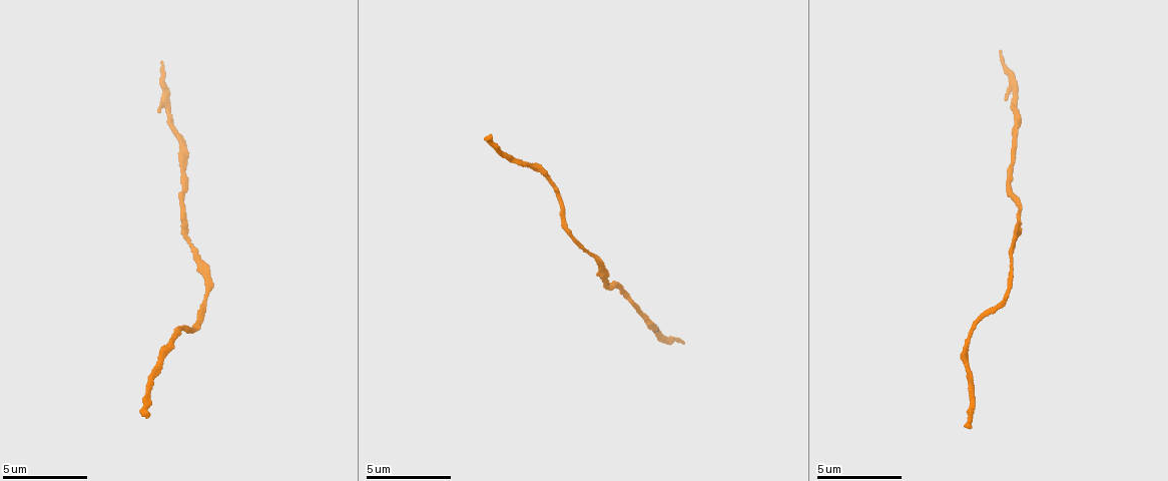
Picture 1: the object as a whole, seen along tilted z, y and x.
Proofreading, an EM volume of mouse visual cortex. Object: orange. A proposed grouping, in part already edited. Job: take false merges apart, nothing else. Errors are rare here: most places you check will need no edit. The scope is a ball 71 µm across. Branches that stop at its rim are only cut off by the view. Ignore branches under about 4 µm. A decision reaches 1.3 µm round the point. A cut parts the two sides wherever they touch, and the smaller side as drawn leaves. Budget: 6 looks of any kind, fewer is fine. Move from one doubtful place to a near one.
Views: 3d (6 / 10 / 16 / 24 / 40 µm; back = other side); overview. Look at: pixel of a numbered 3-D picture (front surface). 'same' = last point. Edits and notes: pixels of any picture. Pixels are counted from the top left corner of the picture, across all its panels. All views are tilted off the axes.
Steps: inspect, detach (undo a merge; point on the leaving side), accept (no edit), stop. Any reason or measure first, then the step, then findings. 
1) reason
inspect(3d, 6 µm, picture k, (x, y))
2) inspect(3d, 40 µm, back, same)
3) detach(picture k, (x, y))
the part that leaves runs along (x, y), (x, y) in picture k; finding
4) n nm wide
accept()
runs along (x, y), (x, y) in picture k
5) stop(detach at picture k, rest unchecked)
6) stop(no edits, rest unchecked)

thick turns thin
inspect(3d, 16 µm, picture 1, (1014, 145))

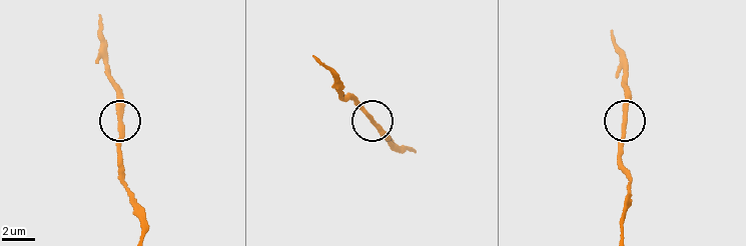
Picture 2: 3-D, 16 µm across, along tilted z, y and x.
accept()
runs along (140, 206), (122, 175), (117, 83) in picture 2; continuous, no second neuron

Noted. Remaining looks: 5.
sudden change in width
inspect(3d, 6 µm, picture 1, (664, 340))

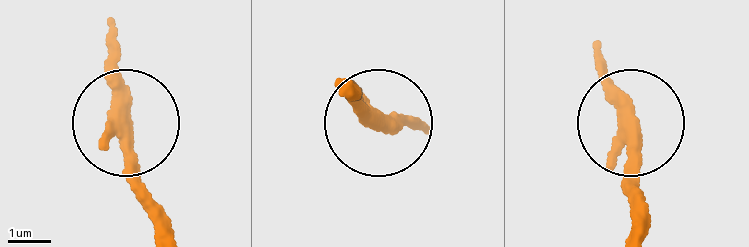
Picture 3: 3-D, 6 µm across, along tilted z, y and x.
accept()
runs along (346, 81), (379, 133), (427, 127) in picture 3; continuous, no second neuron

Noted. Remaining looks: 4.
inspect(3d, 10 µm, picture 1, (1019, 226))

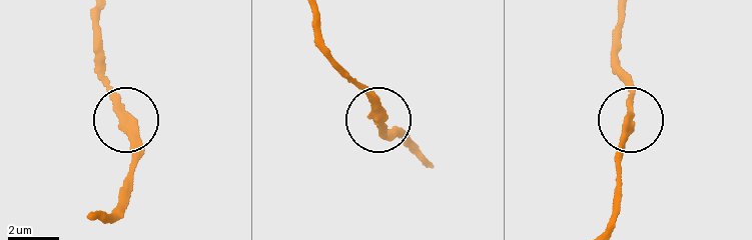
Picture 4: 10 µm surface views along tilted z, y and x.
accept()
runs along (382, 116), (371, 112), (368, 90), (350, 75) in picture 4; continuous, no second neuron

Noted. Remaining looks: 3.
stop(no edits, rest unchecked)

